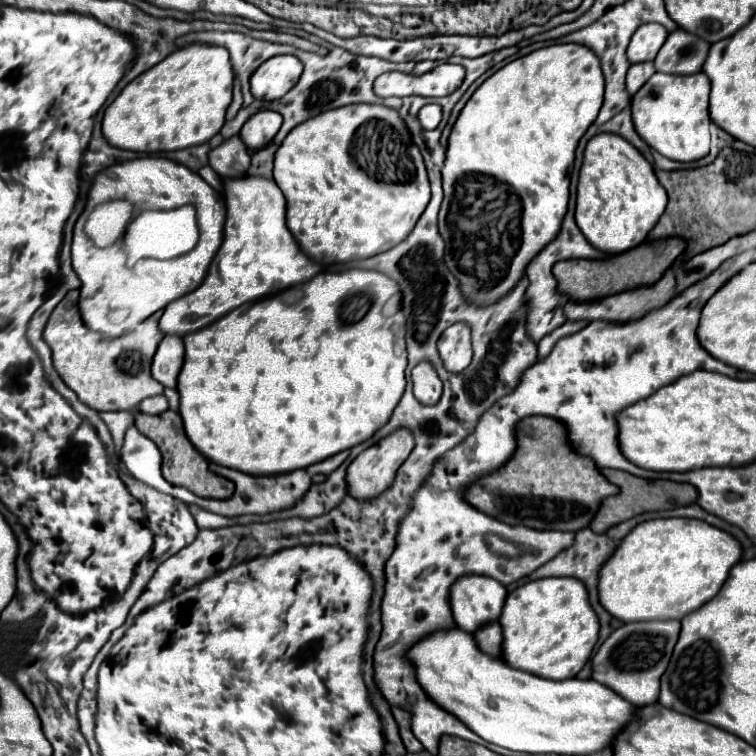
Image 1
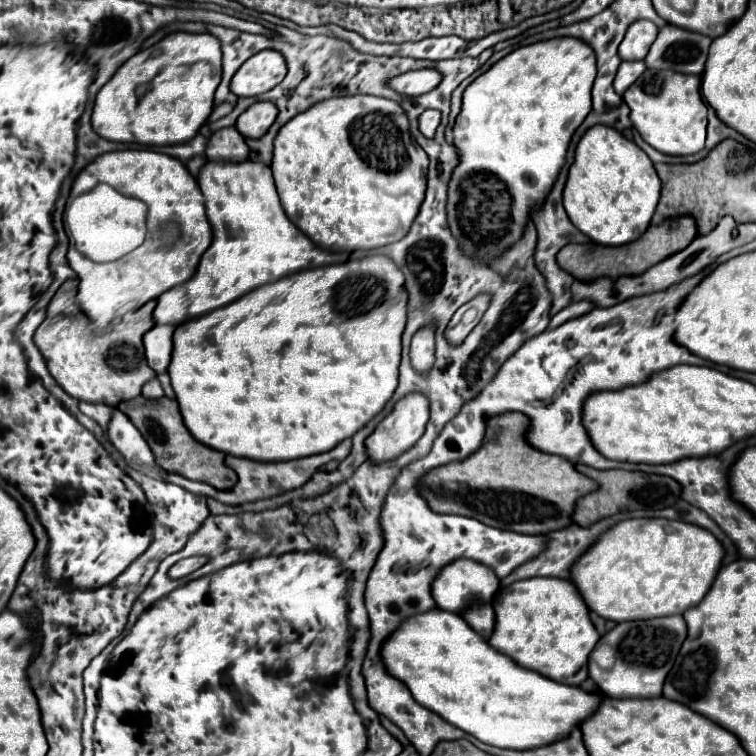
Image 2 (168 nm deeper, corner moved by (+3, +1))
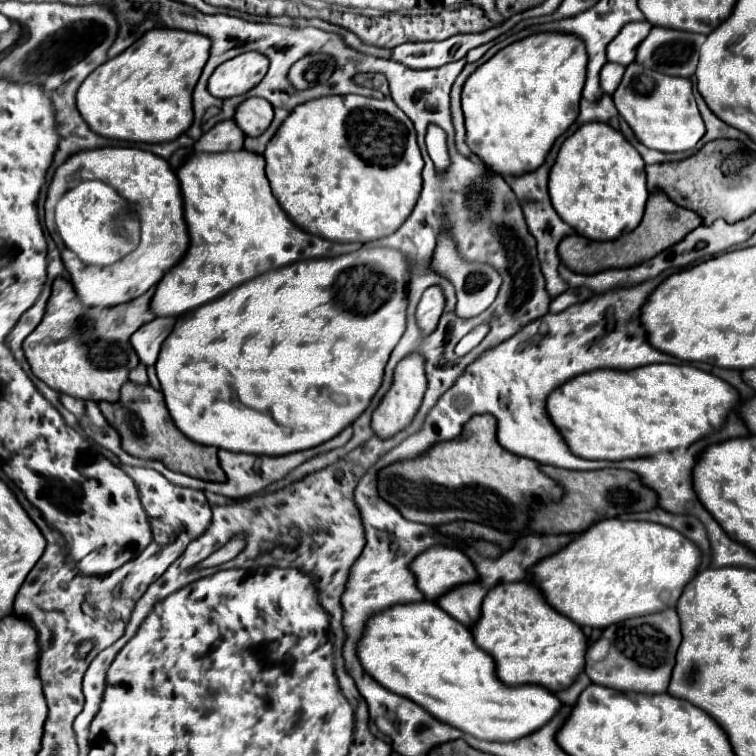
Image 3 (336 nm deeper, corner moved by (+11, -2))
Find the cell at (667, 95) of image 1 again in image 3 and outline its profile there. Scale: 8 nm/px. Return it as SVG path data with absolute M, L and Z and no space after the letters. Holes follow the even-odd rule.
M631 62L623 74L619 88L613 94L615 108L635 132L637 140L647 148L659 152L683 152L695 148L705 134L703 118L697 110L691 92L691 80L679 76L665 76L641 64Z

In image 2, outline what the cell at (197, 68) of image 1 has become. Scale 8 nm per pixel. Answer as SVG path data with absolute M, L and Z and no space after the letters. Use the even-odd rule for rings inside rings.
M171 33L157 45L143 49L119 67L113 79L97 93L91 123L95 133L115 143L177 145L191 141L209 119L215 105L215 91L221 83L221 47L213 35Z

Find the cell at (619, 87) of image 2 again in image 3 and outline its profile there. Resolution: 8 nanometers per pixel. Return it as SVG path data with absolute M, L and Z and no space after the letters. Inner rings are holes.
M607 62L603 68L601 68L601 88L607 92L607 94L613 94L617 90L617 84L621 82L621 76L623 76L625 68L621 64L613 64L613 62Z

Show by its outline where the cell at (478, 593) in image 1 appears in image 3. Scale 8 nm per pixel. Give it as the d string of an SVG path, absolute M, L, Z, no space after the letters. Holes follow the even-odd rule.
M447 544L433 546L417 554L409 568L417 580L417 588L427 600L437 600L451 588L477 580L475 566L465 552Z

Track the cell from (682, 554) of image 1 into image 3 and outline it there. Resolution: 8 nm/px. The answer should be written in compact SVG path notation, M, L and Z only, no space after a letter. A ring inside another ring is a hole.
M607 518L591 524L569 548L545 556L529 580L547 604L577 626L607 628L615 622L673 608L685 582L697 574L699 548L683 534L655 522Z

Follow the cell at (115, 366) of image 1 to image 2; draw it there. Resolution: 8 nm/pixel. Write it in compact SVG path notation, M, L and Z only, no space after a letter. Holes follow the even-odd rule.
M69 279L53 295L53 301L47 307L47 317L35 333L35 343L41 347L49 373L65 389L65 393L69 393L79 401L105 403L105 405L117 407L121 401L129 401L141 395L141 387L147 381L157 377L155 371L149 369L145 359L145 349L143 349L143 335L151 327L155 327L155 321L151 315L155 309L155 301L145 303L135 313L129 313L125 329L109 331L105 335L81 337L77 333L77 323L75 323L77 321L75 313L79 313L75 305L77 285L79 285L77 279Z

